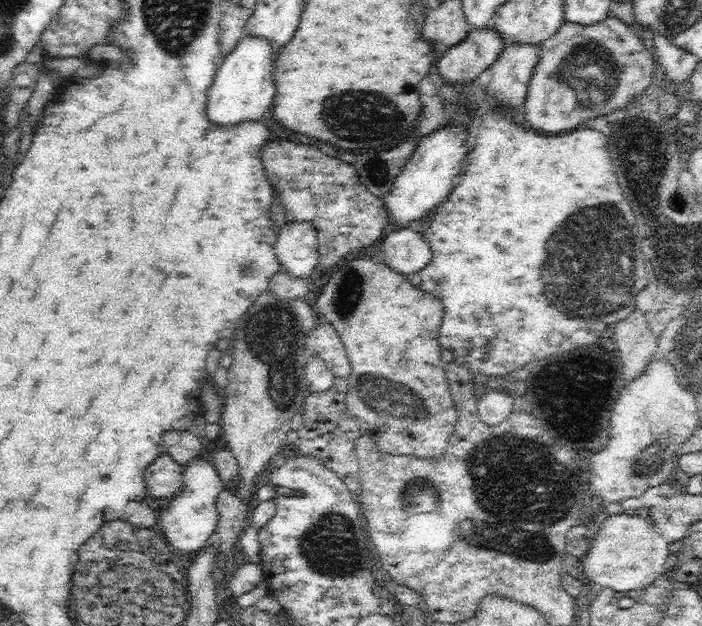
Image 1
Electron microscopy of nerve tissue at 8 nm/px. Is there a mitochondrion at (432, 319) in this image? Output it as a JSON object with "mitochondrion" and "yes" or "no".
{"mitochondrion":"no"}

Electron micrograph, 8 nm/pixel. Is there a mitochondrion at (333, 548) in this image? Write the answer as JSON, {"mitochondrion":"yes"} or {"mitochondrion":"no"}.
{"mitochondrion":"yes"}

